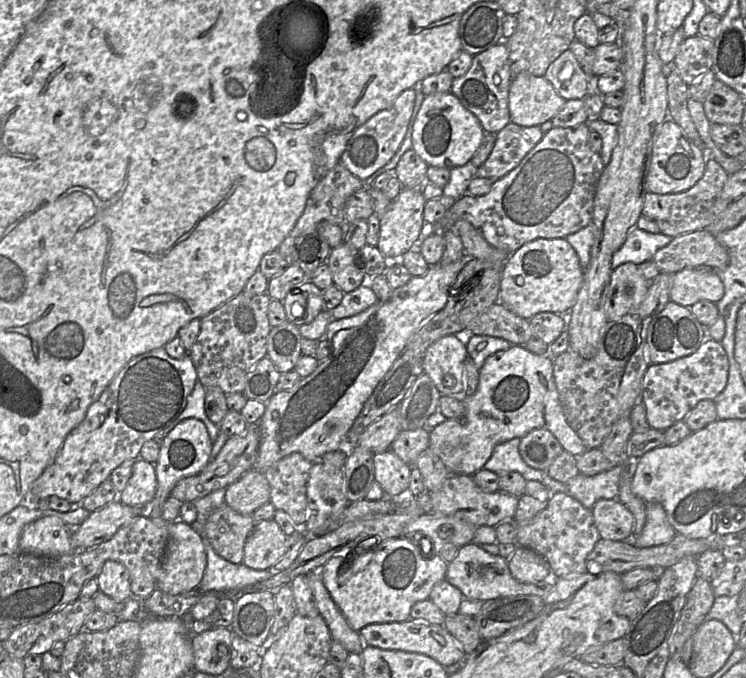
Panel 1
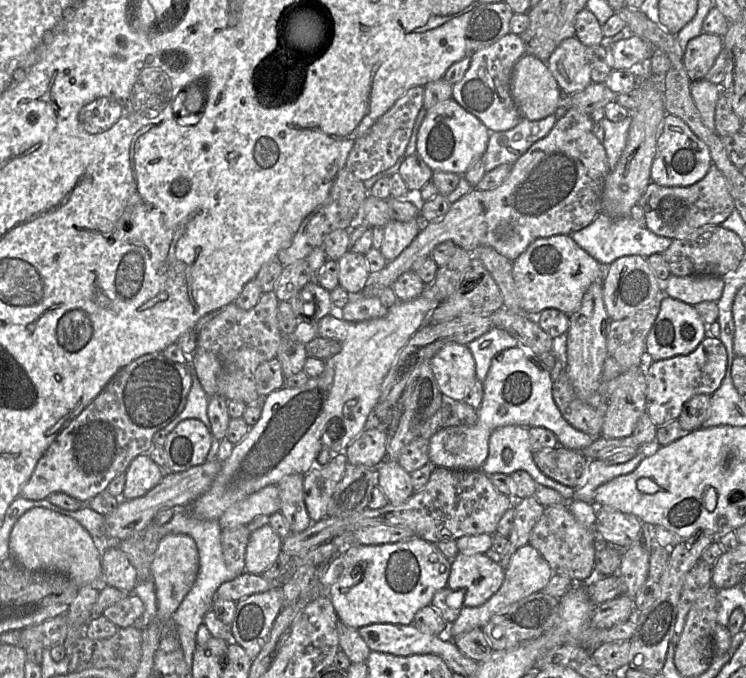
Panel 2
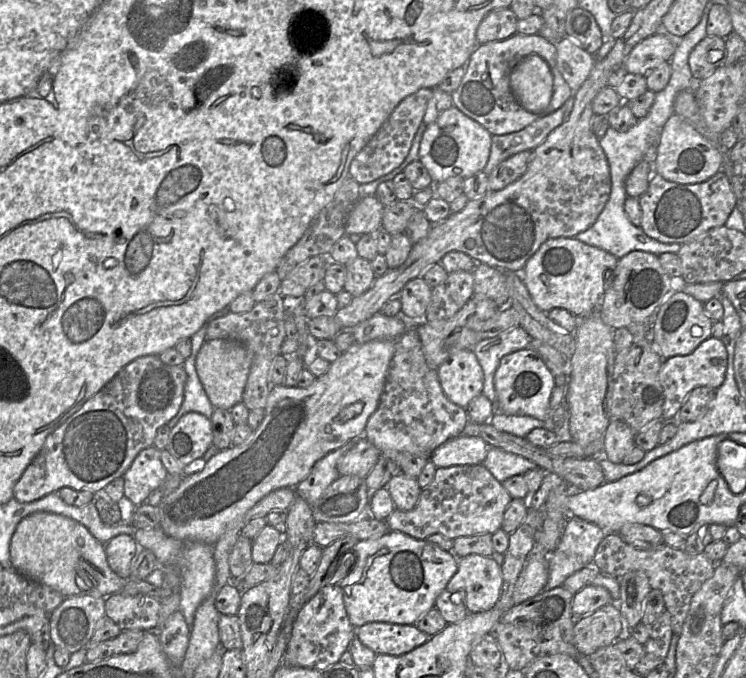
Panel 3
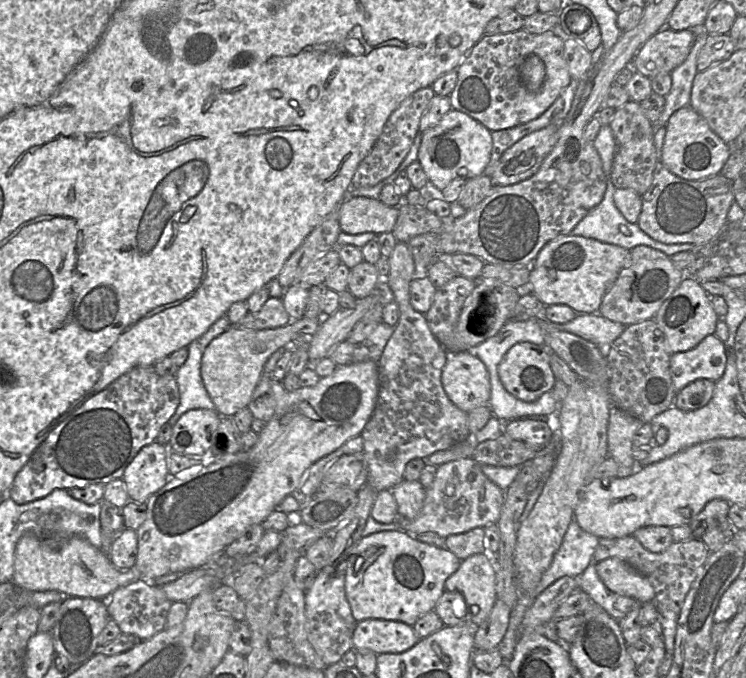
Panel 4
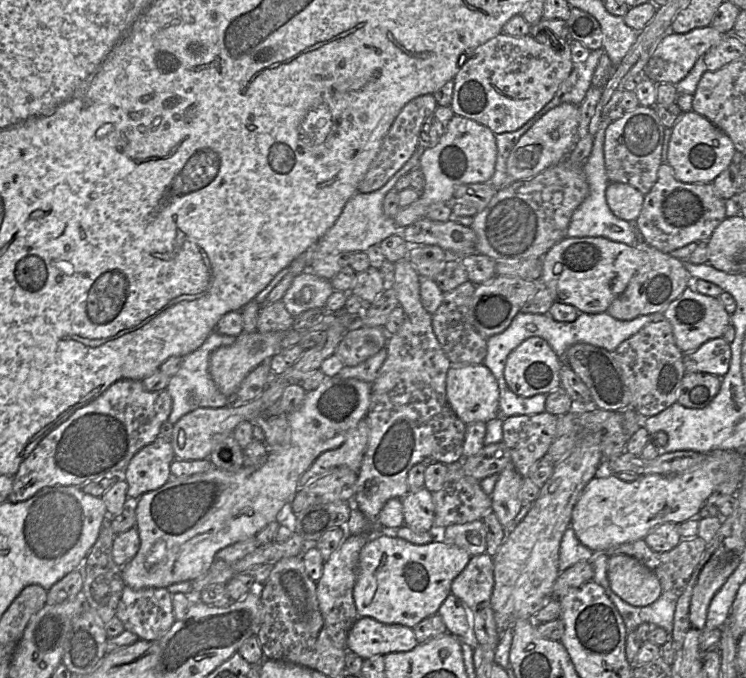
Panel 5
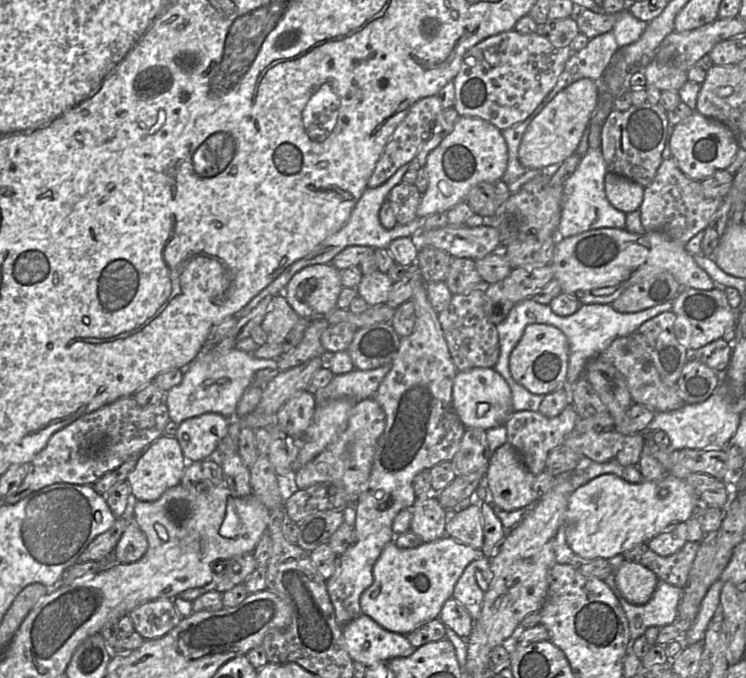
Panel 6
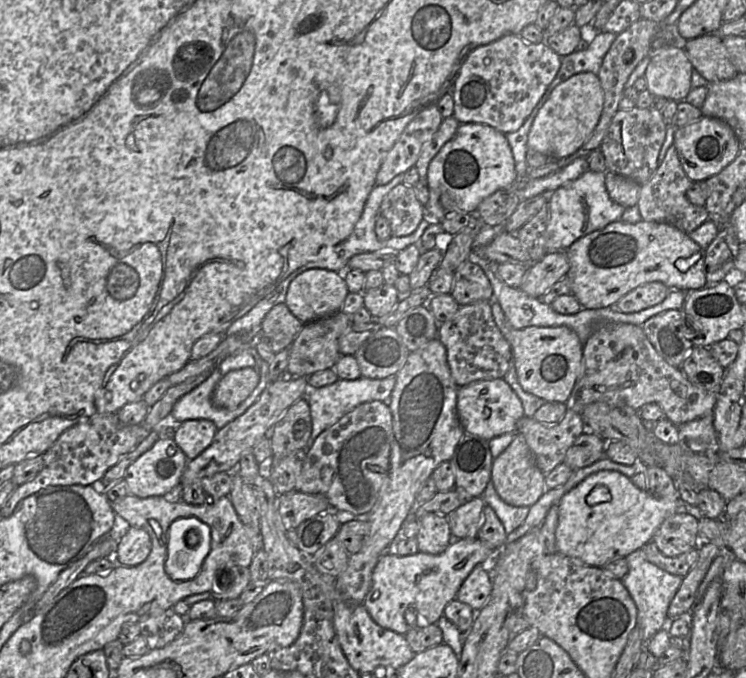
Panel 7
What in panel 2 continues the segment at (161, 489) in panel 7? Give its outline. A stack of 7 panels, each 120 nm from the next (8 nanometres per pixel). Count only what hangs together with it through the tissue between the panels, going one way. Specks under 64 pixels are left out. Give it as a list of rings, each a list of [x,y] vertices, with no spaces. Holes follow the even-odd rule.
[[[148,456],[135,457],[125,471],[125,485],[121,500],[131,500],[143,496],[163,478],[163,470]]]

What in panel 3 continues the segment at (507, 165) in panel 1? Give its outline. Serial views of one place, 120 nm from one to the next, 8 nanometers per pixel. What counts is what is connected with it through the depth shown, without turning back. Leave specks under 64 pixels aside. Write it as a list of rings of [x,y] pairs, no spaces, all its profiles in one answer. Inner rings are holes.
[[[565,105],[541,116],[525,128],[508,134],[492,135],[490,156],[483,172],[489,175],[505,159],[522,151],[532,151],[565,120]]]

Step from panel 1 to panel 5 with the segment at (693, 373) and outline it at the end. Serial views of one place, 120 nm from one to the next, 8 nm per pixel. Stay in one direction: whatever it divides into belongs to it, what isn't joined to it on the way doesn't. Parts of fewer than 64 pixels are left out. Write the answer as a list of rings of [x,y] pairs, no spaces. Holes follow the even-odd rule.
[[[722,337],[710,339],[694,351],[684,353],[685,372],[705,372],[722,378],[729,369],[730,343]]]

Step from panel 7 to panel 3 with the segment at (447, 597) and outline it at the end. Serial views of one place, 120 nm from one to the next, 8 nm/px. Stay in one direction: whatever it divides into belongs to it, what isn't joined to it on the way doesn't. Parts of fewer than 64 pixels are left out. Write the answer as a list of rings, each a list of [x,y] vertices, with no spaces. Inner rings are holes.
[[[388,531],[376,539],[358,541],[351,552],[355,556],[355,563],[338,586],[342,591],[349,621],[354,628],[370,622],[415,625],[421,616],[434,608],[437,596],[446,589],[458,568],[458,558],[451,551],[442,550],[426,539],[415,539],[395,531]]]

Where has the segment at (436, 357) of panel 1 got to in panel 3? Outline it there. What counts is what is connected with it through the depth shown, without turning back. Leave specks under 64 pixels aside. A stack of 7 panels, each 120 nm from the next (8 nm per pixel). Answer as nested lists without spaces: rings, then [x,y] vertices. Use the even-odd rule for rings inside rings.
[[[471,350],[456,352],[437,368],[437,372],[447,399],[464,409],[483,392],[484,372]]]

